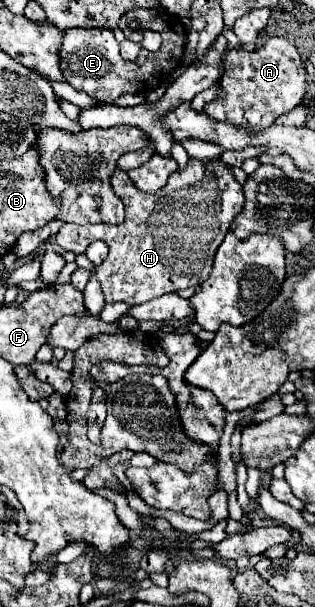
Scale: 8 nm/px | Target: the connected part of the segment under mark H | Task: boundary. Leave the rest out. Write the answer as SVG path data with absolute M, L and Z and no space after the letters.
M189 158L187 166L173 172L169 176L169 182L157 194L145 194L137 190L137 186L133 186L127 172L119 168L113 172L111 186L113 186L113 192L125 204L123 224L119 226L109 226L105 222L85 224L85 226L63 224L55 238L63 250L71 250L75 254L83 252L93 240L103 240L109 246L109 256L97 266L95 276L101 282L105 302L127 302L129 306L143 304L147 300L153 300L169 292L177 292L181 288L199 286L209 276L215 250L223 242L227 230L231 228L233 218L241 212L241 206L245 202L241 184L235 180L231 166L227 166L221 158L213 158L213 160Z

